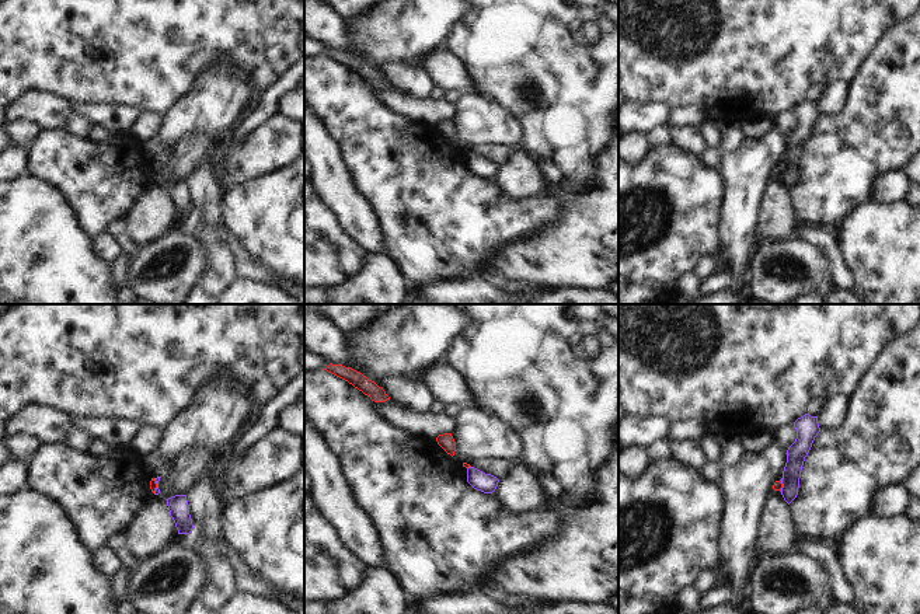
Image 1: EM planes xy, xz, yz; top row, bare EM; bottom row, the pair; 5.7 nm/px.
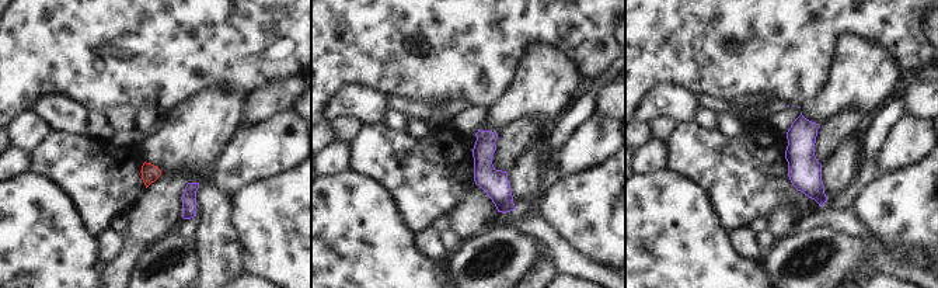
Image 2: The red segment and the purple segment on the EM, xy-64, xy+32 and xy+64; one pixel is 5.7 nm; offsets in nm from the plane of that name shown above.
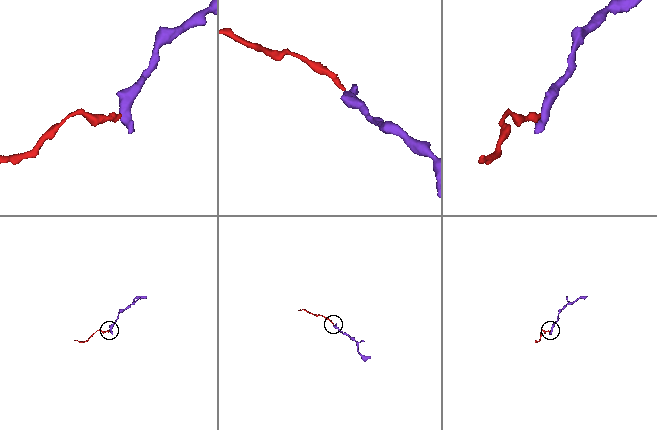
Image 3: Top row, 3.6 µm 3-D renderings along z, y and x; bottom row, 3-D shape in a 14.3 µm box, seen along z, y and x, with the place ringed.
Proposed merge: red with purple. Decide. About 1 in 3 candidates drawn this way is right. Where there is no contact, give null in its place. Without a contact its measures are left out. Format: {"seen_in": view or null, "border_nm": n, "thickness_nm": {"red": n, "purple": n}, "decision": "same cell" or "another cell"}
{"seen_in": "xy", "border_nm": 90, "thickness_nm": {"red": 50, "purple": 30}, "decision": "another cell"}

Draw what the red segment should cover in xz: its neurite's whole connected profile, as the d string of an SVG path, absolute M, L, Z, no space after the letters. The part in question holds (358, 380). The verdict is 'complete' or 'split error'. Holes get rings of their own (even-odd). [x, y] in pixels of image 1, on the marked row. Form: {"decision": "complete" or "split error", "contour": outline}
{"decision": "complete", "contour": "M330 363L324 370L348 381L374 402L384 402L390 400L390 397L381 387L379 387L374 381L369 380L366 376L351 367Z"}

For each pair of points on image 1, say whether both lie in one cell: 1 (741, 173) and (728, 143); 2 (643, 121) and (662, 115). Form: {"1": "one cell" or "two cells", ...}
{"1": "two cells", "2": "one cell"}

